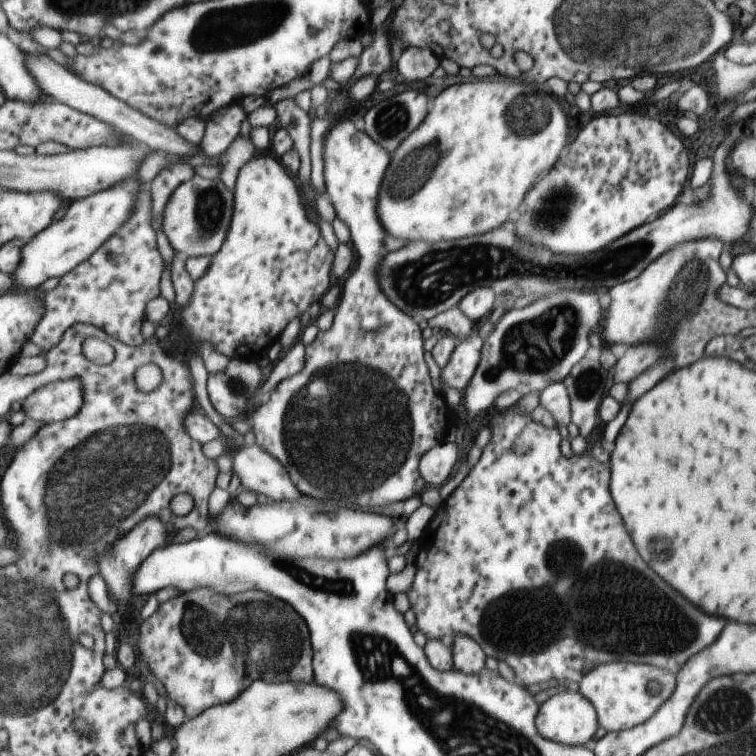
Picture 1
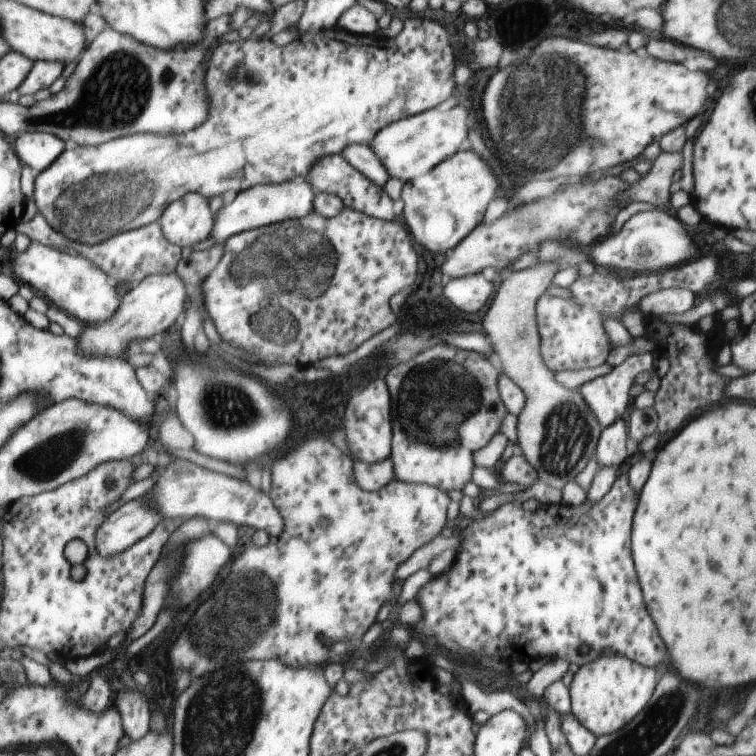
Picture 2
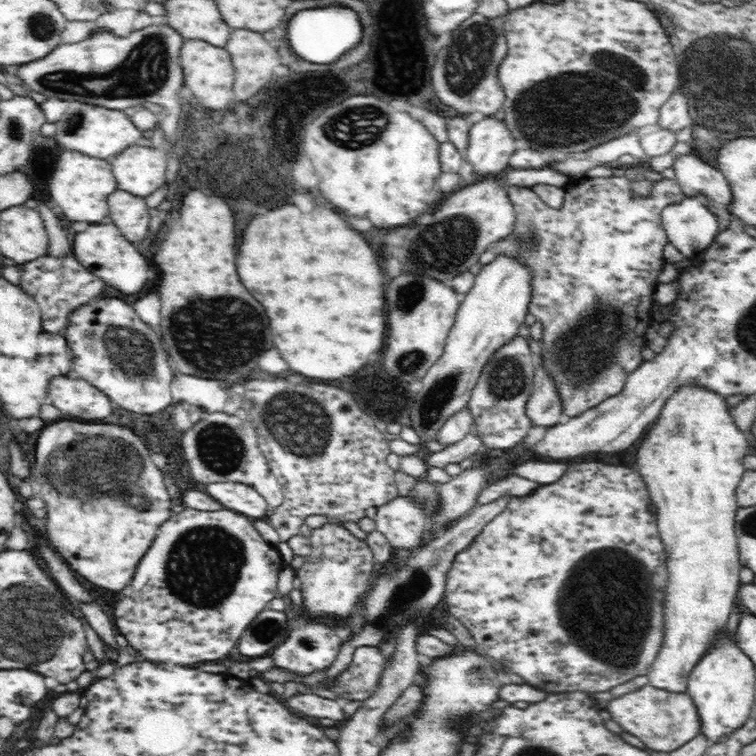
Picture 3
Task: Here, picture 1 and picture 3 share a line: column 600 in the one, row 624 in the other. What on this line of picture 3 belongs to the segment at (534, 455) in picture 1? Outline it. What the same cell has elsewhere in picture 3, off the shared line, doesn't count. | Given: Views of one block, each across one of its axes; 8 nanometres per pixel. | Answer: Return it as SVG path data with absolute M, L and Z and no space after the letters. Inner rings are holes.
M602 462L575 463L567 468L566 474L557 482L539 485L528 495L511 497L504 510L496 514L482 528L482 532L470 540L470 544L461 550L446 572L445 597L448 610L469 630L480 653L503 662L514 674L526 678L529 685L540 690L546 688L544 692L606 692L612 688L612 672L618 674L620 680L644 676L654 661L660 644L664 642L664 594L668 586L667 557L660 540L656 514L648 511L650 502L651 496L639 472L634 468Z

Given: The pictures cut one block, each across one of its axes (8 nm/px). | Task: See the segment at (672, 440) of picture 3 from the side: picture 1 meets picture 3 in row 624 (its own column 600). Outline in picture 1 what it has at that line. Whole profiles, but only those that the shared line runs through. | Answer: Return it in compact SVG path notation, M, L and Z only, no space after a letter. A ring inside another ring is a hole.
M607 662L581 679L578 692L596 709L599 725L606 732L619 732L651 718L675 690L675 674L647 663Z

